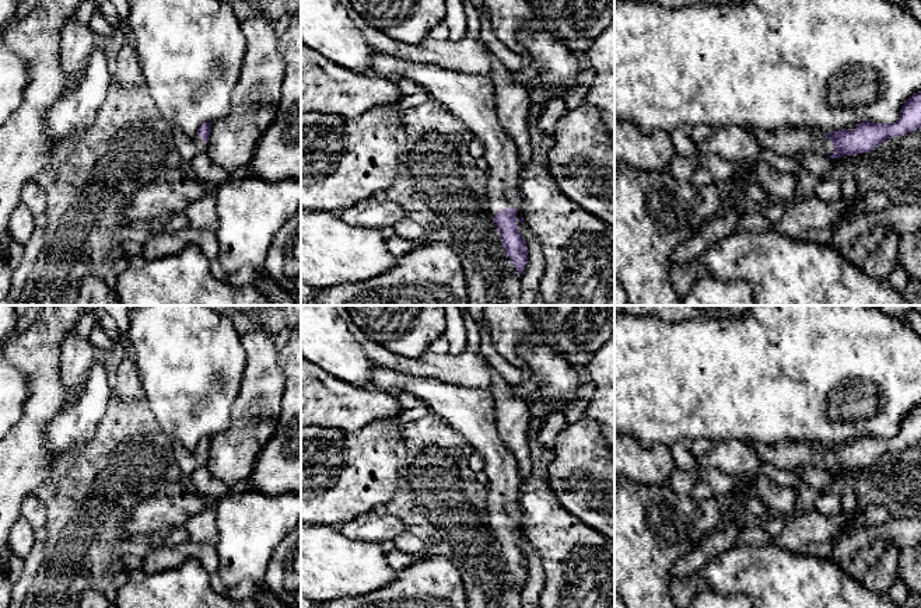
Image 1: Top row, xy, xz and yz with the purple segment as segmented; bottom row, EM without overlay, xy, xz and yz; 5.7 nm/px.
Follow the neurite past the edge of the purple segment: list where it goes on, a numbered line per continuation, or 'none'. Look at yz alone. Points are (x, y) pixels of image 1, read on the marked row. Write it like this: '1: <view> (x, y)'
1: yz (787, 142)

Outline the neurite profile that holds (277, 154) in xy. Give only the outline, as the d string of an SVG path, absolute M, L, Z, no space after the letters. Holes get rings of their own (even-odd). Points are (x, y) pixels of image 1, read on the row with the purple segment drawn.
M301 10L291 14L286 32L279 38L279 53L286 63L277 113L253 151L251 163L241 170L266 181L295 178L301 181Z

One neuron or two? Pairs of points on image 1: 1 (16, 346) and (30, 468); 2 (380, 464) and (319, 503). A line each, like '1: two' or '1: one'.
1: one
2: one

